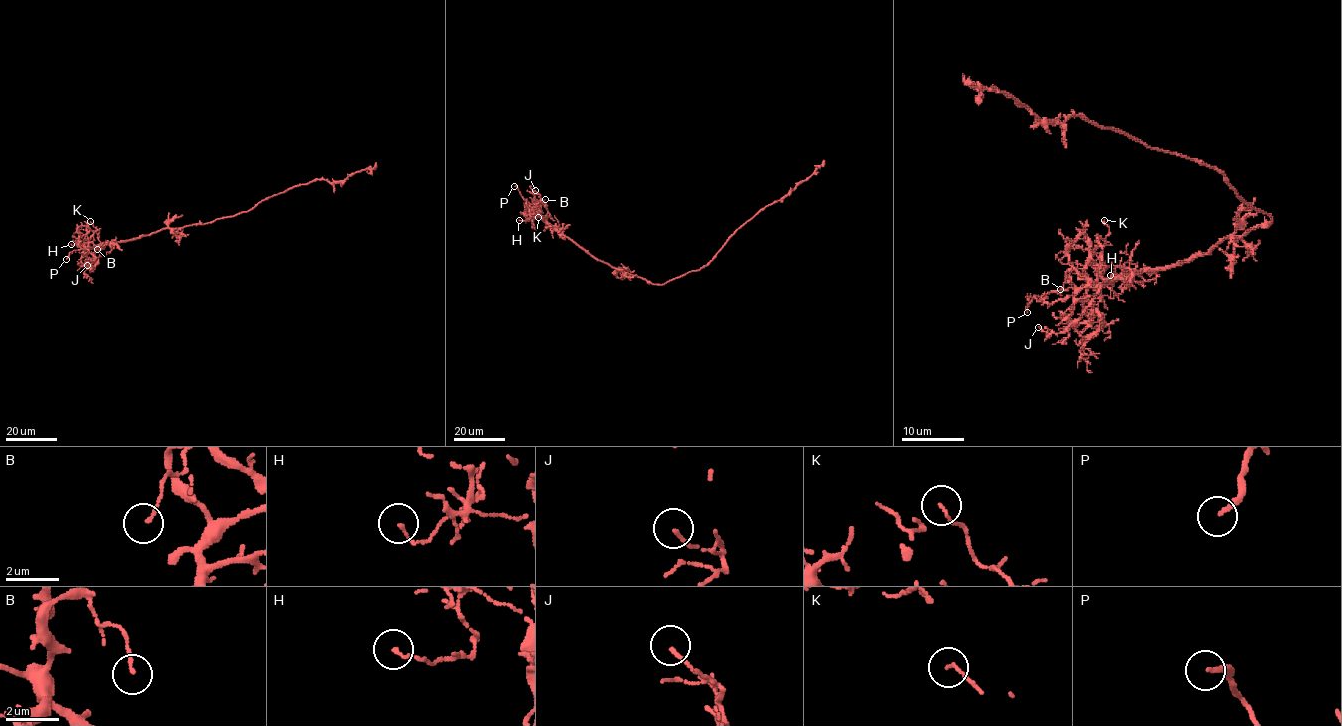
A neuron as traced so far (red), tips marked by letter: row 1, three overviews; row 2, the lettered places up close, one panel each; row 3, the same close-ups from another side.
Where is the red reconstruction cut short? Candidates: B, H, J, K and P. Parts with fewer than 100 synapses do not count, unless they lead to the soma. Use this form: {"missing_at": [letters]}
{"missing_at": ["P"]}

